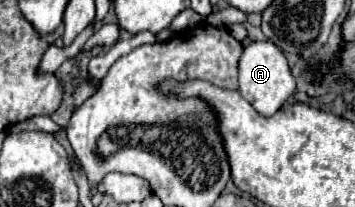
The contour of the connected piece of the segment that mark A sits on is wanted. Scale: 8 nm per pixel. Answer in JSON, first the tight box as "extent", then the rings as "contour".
{"extent":[238,42,296,118],"contour":[[[252,42],[248,48],[244,48],[238,70],[240,70],[238,72],[238,82],[240,82],[238,92],[266,118],[274,116],[296,90],[296,80],[290,74],[284,54],[272,42]]]}

